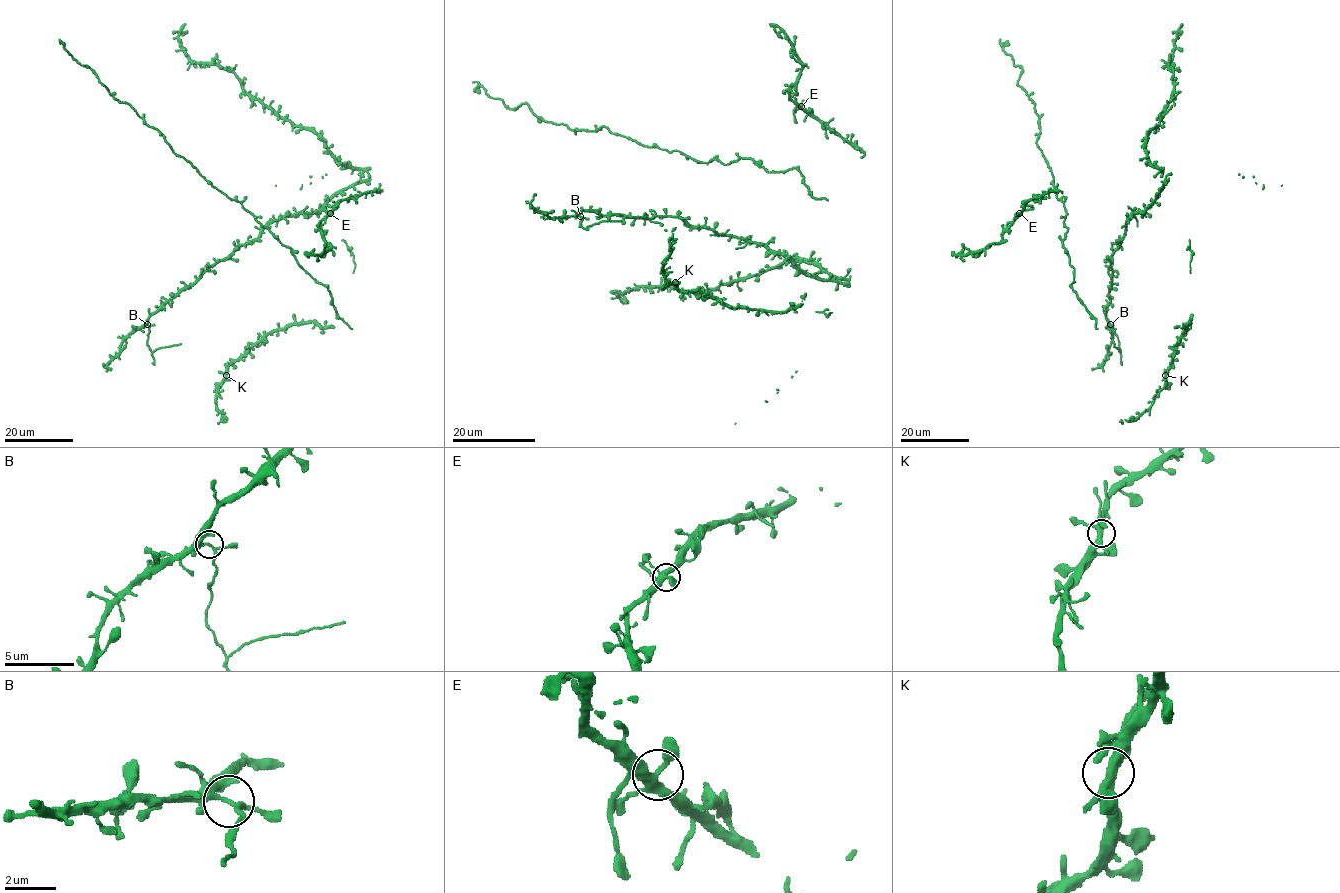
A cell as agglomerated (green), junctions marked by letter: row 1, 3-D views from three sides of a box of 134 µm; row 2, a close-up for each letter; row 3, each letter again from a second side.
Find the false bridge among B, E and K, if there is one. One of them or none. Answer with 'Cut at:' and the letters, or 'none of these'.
Cut at: B

